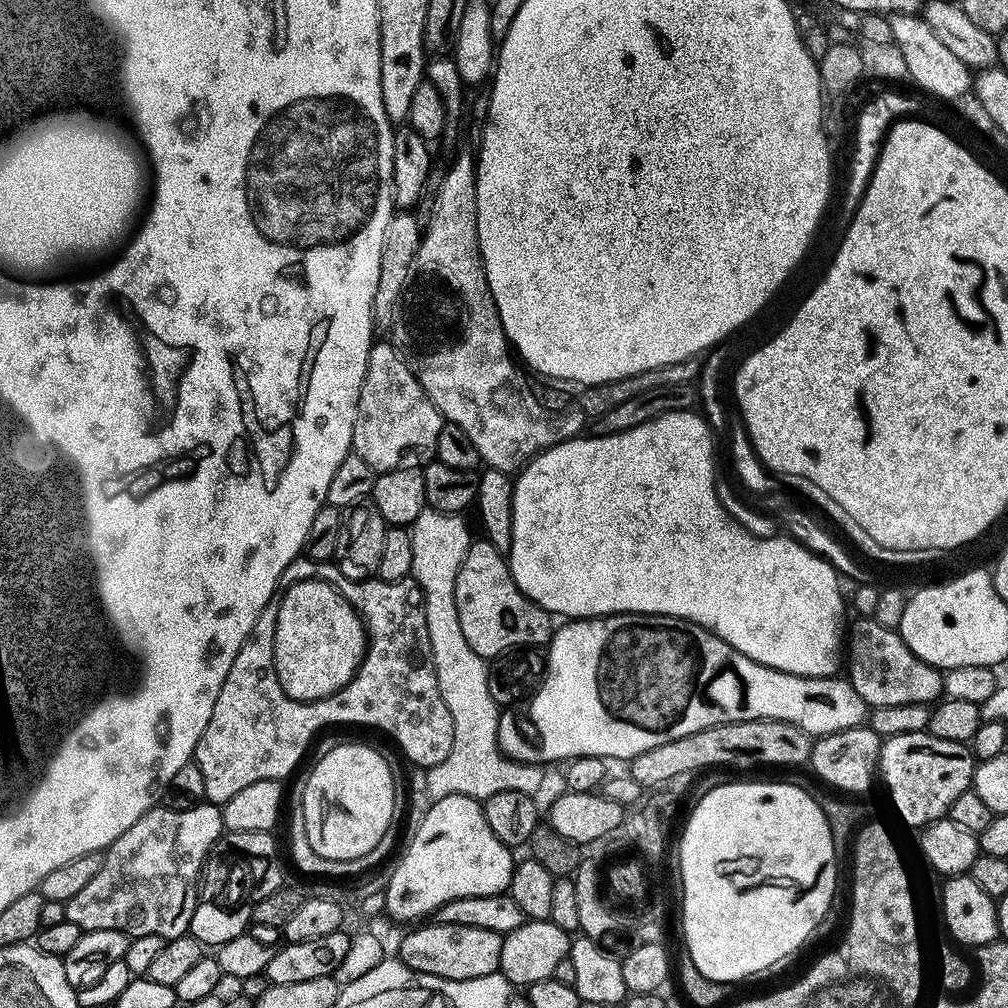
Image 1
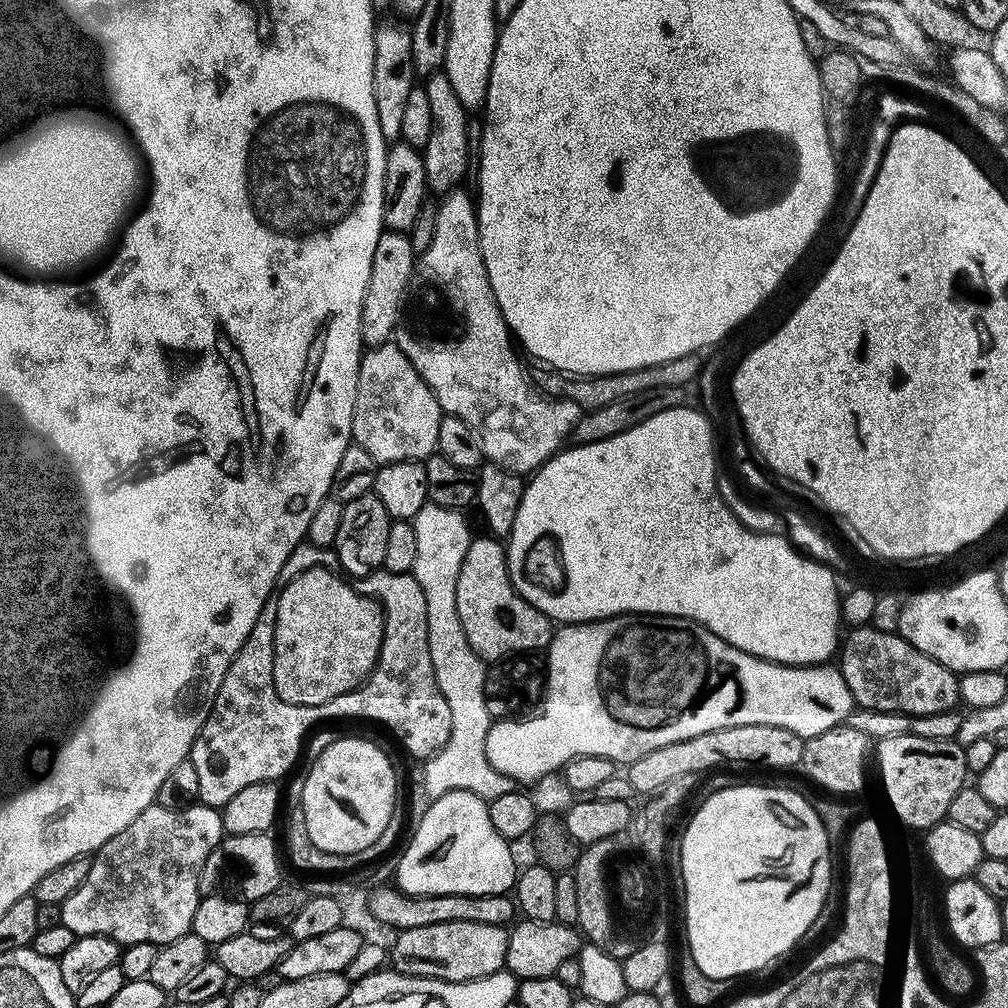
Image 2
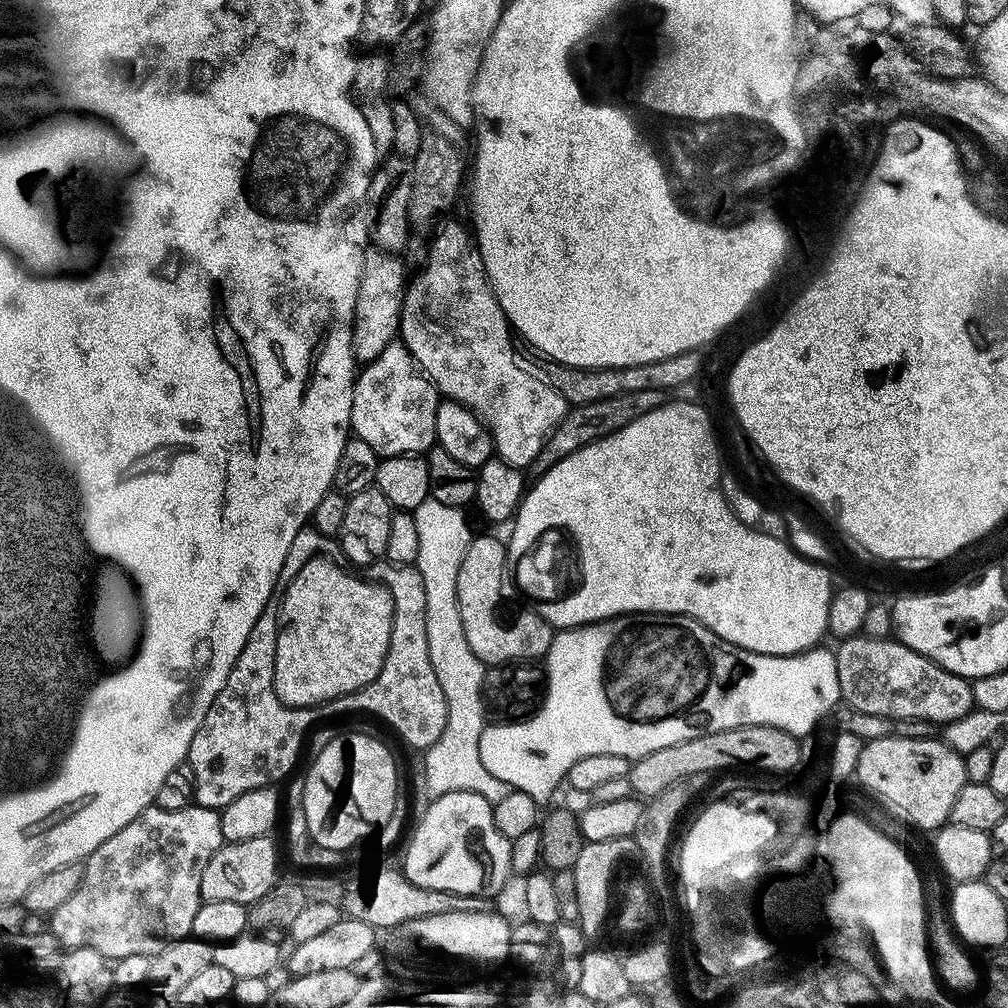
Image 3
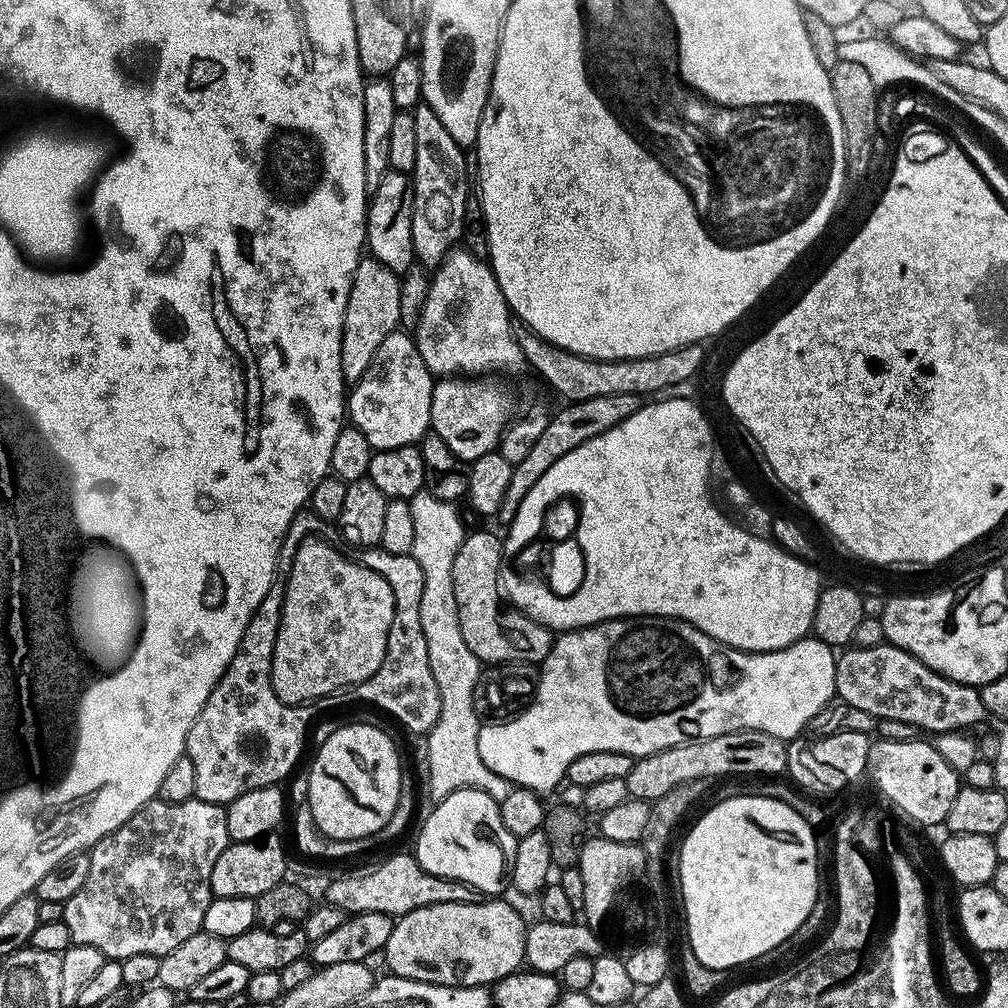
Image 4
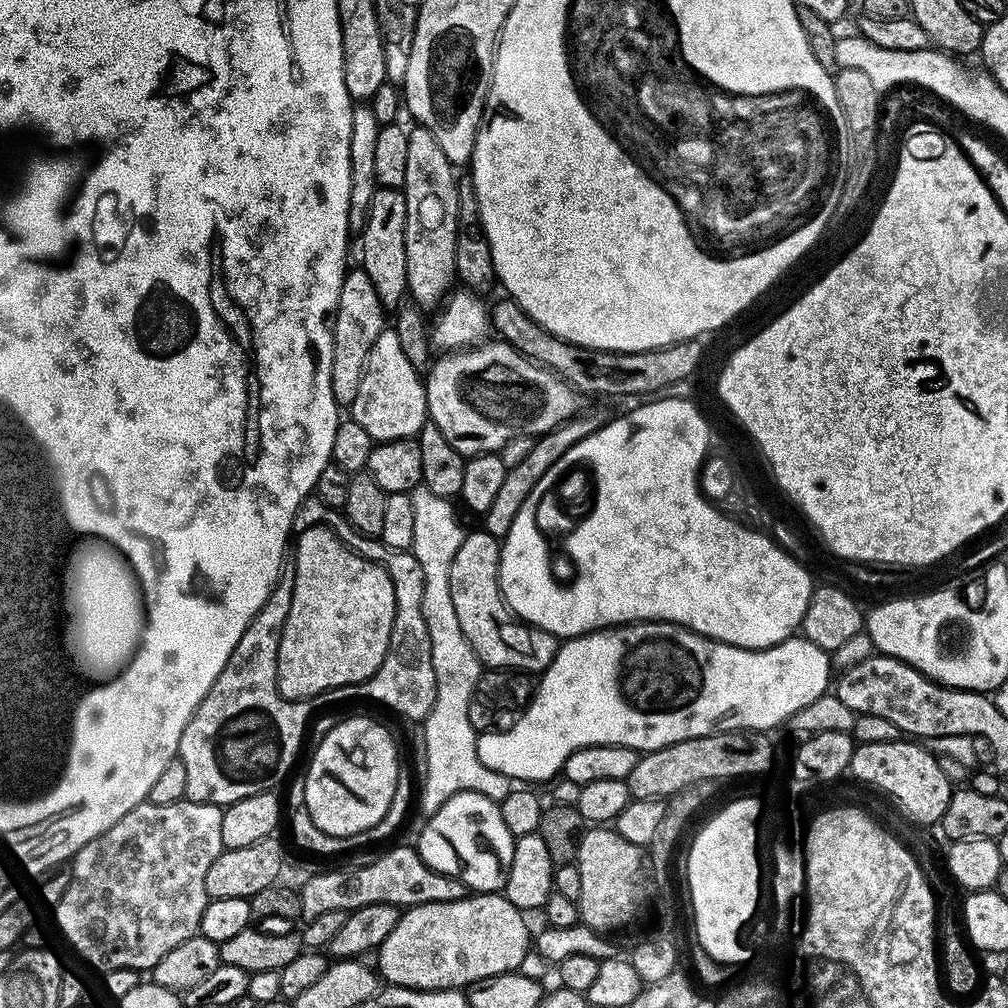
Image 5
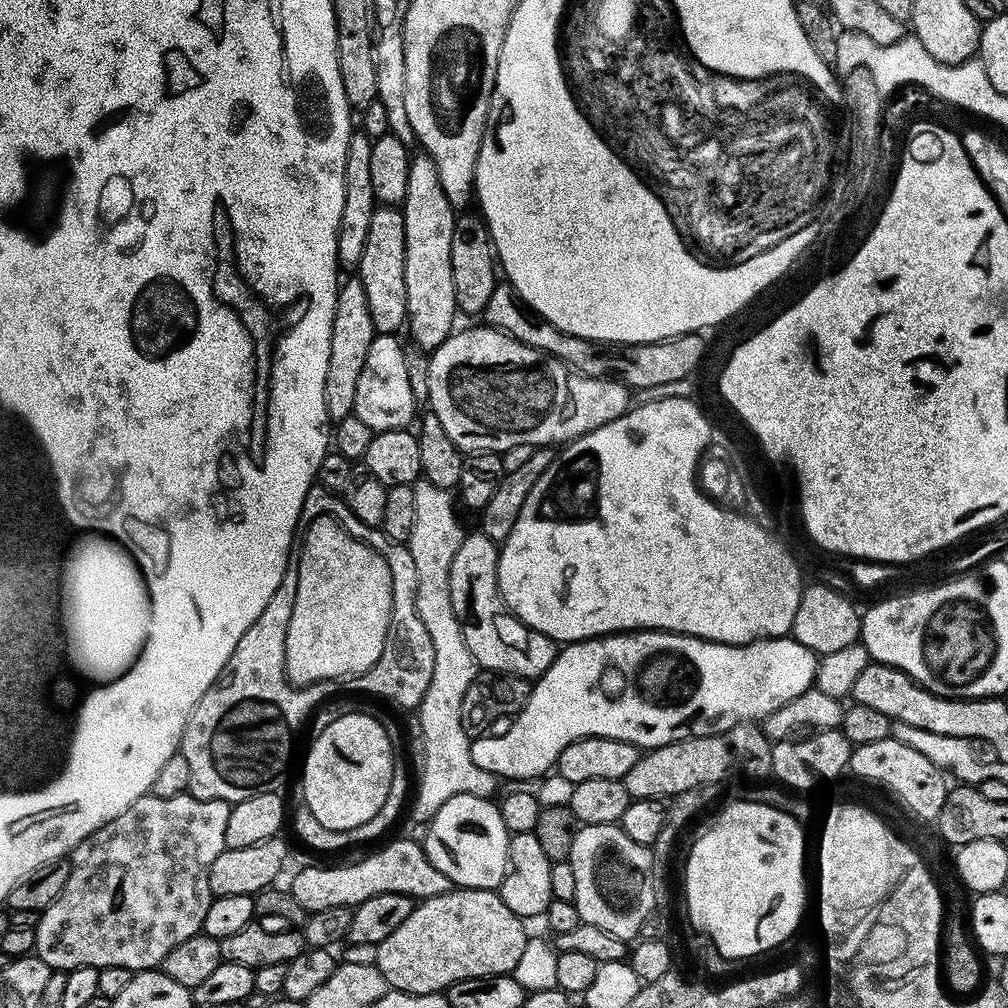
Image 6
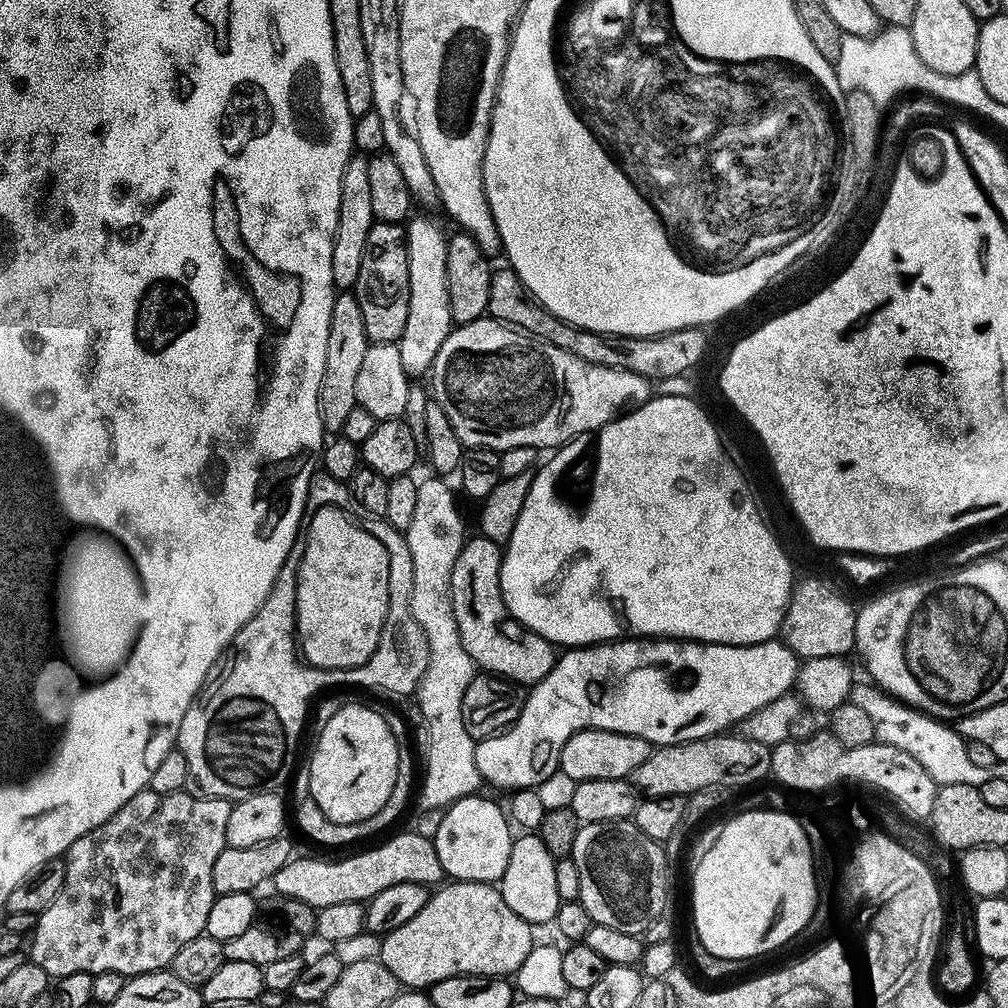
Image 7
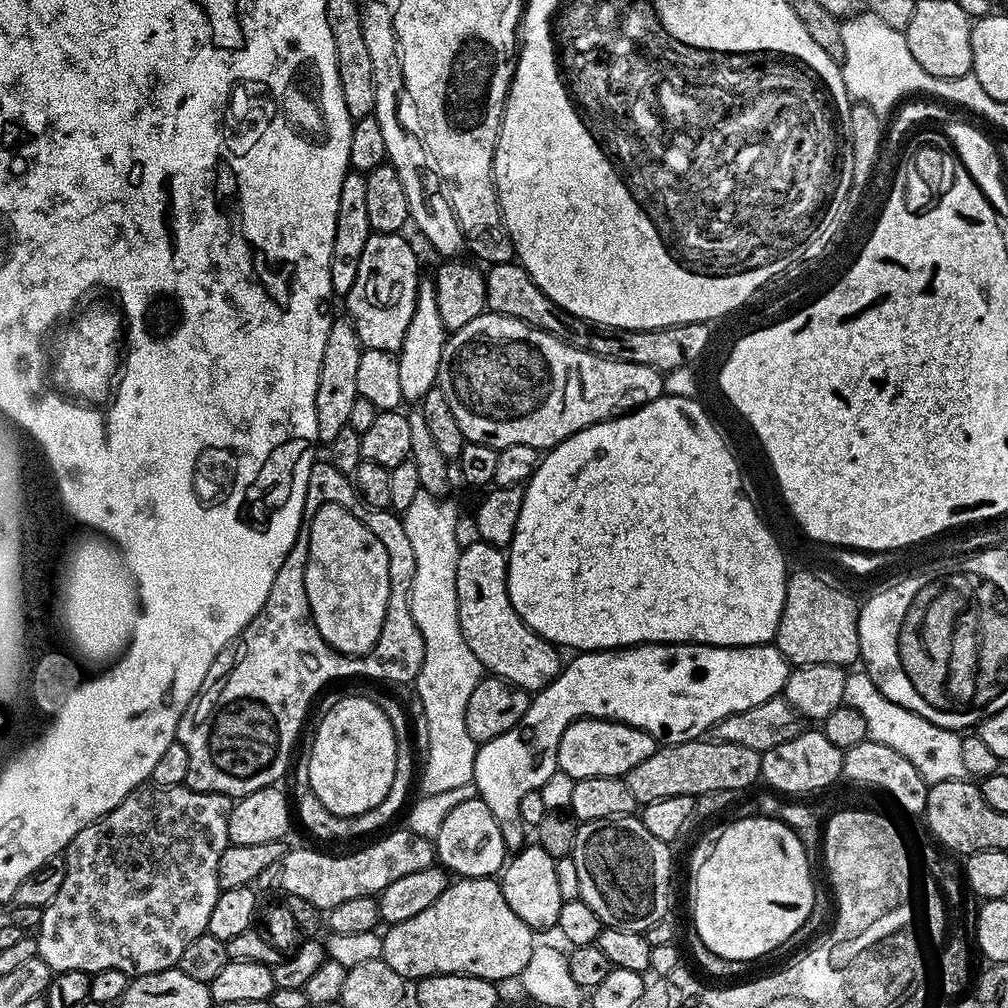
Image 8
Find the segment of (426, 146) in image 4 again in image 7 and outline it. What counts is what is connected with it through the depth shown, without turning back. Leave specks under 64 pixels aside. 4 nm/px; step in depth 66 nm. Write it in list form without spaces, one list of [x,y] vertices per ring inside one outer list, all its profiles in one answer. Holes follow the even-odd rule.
[[[413,215],[407,221],[408,265],[410,266],[410,310],[406,313],[406,330],[402,330],[400,353],[402,366],[409,377],[431,373],[432,363],[442,350],[442,342],[452,333],[453,323],[450,314],[450,294],[446,282],[446,250],[448,236],[440,229],[436,220],[428,216]]]

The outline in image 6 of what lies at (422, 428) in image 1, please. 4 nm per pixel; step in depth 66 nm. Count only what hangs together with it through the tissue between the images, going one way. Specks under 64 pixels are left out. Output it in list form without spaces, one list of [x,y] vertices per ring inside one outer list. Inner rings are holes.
[[[378,334],[370,342],[370,351],[366,353],[366,362],[362,366],[362,375],[358,377],[358,391],[354,393],[355,416],[362,418],[372,433],[408,428],[417,419],[418,405],[414,390],[410,390],[410,374],[406,374],[405,345],[396,341],[392,334]]]

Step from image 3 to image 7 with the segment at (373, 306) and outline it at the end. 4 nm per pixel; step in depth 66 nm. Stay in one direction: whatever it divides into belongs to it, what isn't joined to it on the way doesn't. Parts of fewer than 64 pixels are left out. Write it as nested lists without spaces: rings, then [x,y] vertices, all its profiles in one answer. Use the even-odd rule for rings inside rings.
[[[341,291],[330,314],[330,338],[326,338],[326,366],[322,374],[322,386],[318,390],[318,410],[325,433],[339,433],[344,427],[346,417],[350,415],[350,410],[358,406],[354,382],[358,379],[358,369],[362,367],[369,343],[366,326],[362,322],[362,306],[358,306],[355,291]]]

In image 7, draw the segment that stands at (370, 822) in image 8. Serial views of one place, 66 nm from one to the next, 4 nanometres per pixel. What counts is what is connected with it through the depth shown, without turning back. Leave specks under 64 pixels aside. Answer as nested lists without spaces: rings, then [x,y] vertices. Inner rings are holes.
[[[384,706],[379,711],[386,722],[386,726],[390,726],[390,734],[394,734],[398,746],[398,778],[394,782],[394,790],[390,794],[390,798],[386,798],[386,806],[382,806],[382,810],[378,810],[378,814],[374,814],[362,822],[339,824],[330,818],[326,818],[326,814],[322,814],[318,802],[314,802],[311,798],[304,798],[296,804],[296,824],[300,827],[300,832],[306,839],[313,840],[316,844],[325,844],[328,848],[340,848],[343,844],[352,844],[355,840],[364,840],[367,836],[378,835],[379,832],[385,831],[384,833],[387,833],[389,831],[387,828],[403,814],[404,807],[408,804],[408,795],[411,792],[413,795],[414,792],[414,784],[412,788],[412,748],[408,745],[408,724],[392,708]]]

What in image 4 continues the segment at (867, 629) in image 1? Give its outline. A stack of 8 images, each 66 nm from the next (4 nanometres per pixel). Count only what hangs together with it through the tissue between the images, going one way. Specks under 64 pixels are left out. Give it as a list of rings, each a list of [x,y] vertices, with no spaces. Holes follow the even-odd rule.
[[[887,642],[869,648],[845,647],[836,658],[834,682],[836,696],[850,706],[866,710],[866,714],[876,717],[877,720],[910,722],[910,726],[914,726],[921,733],[928,732],[924,734],[972,730],[972,727],[986,716],[979,687],[948,680],[939,672],[930,670],[930,666],[926,666],[918,658],[914,658],[914,654]]]

